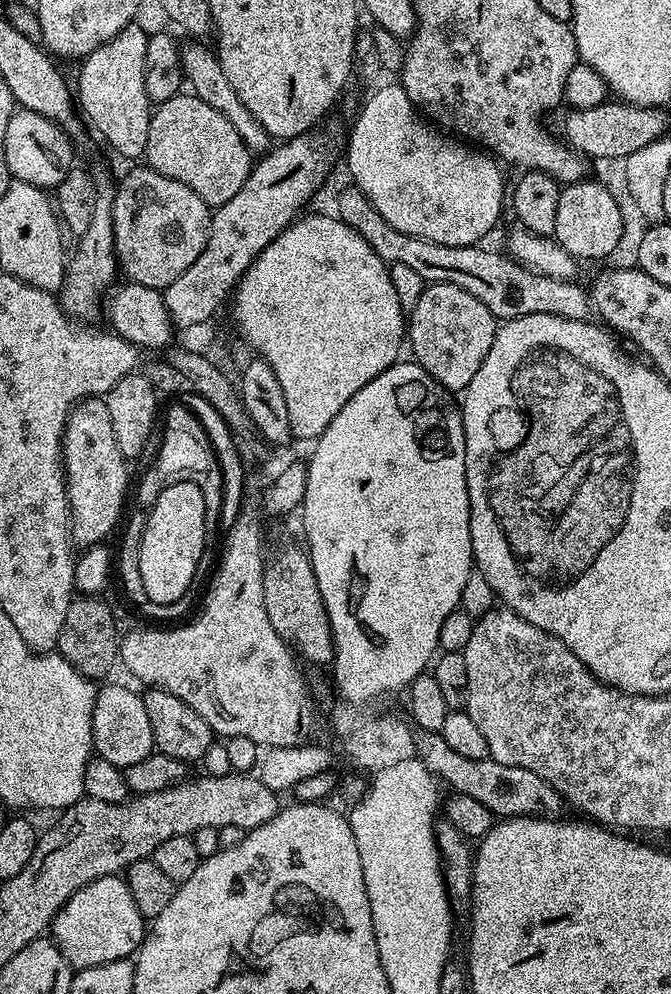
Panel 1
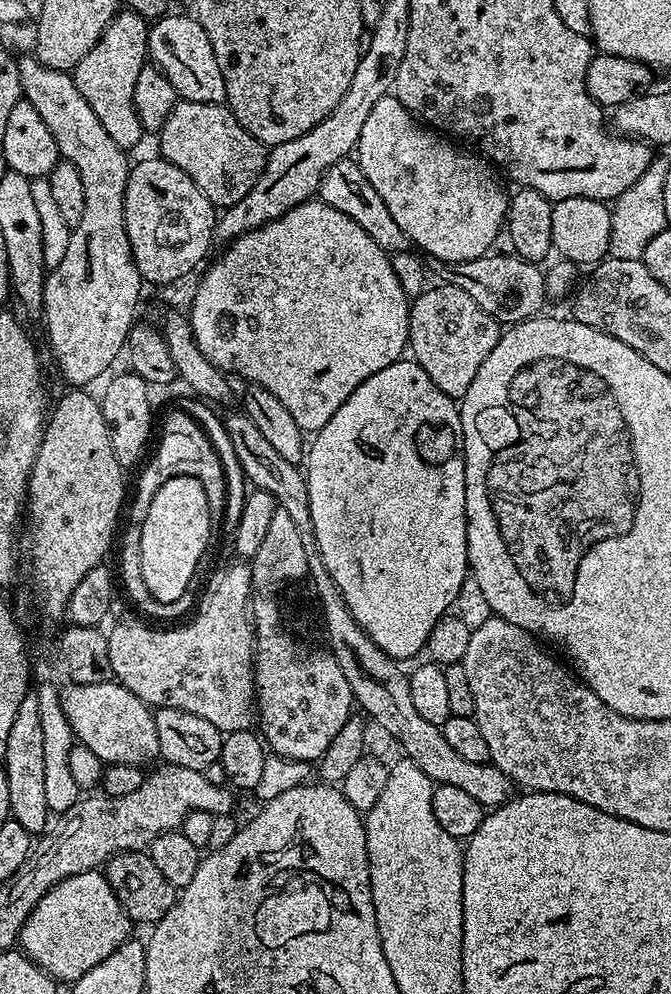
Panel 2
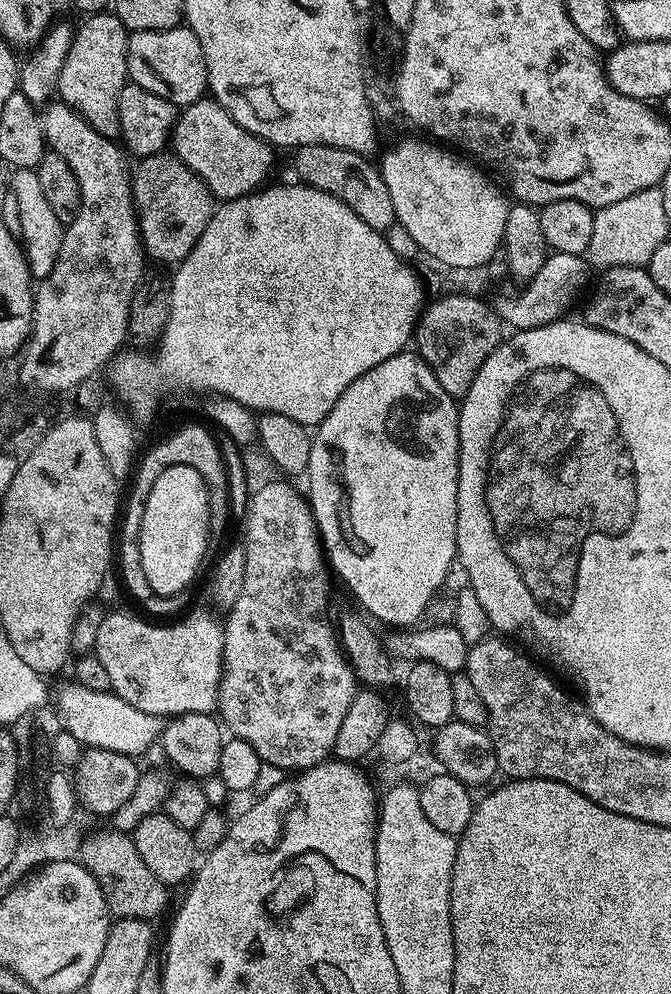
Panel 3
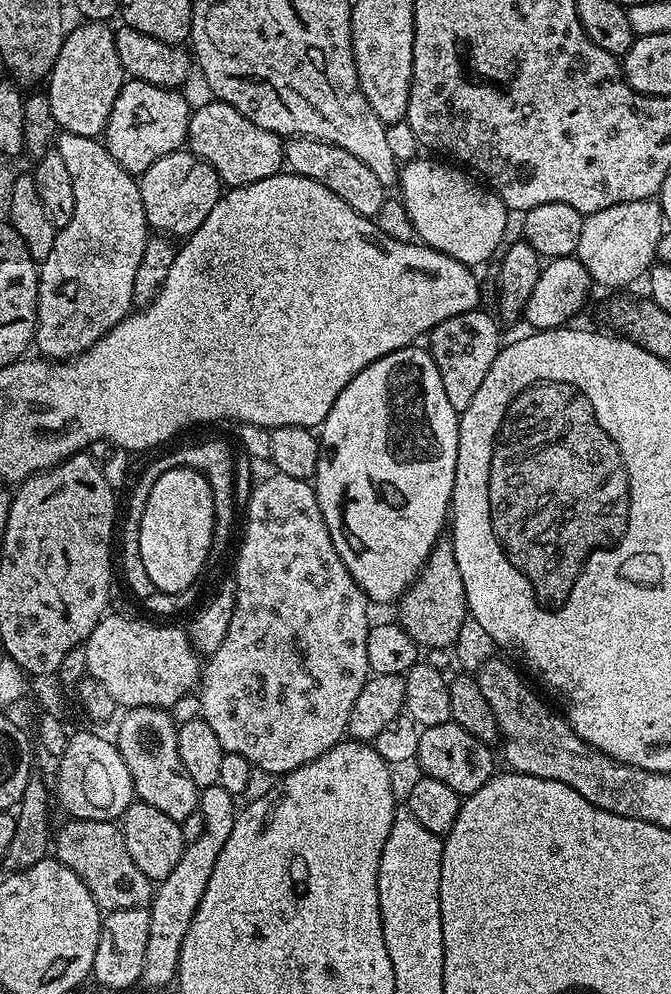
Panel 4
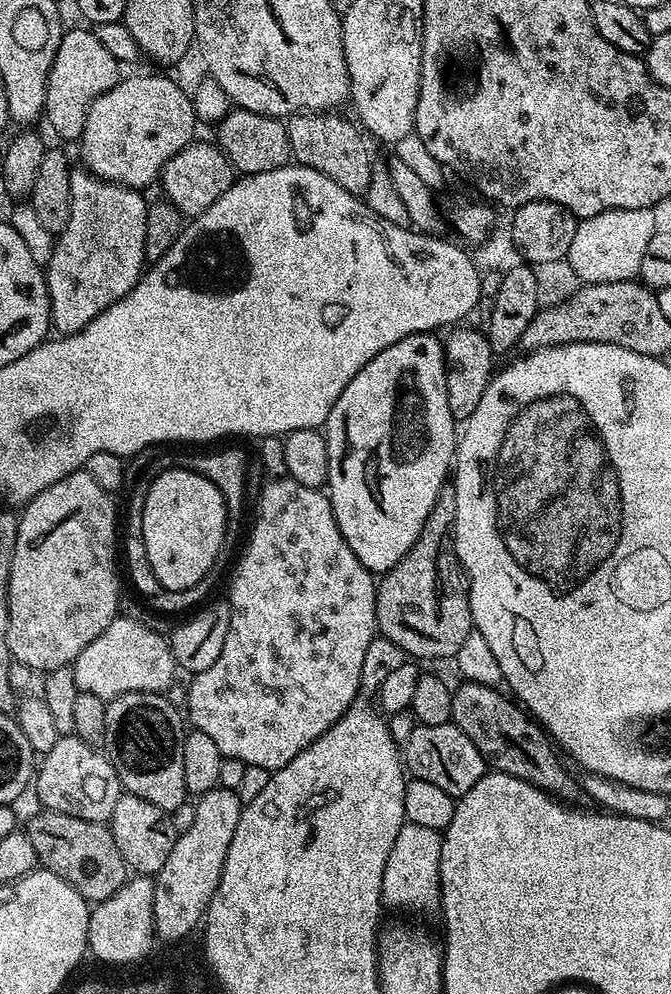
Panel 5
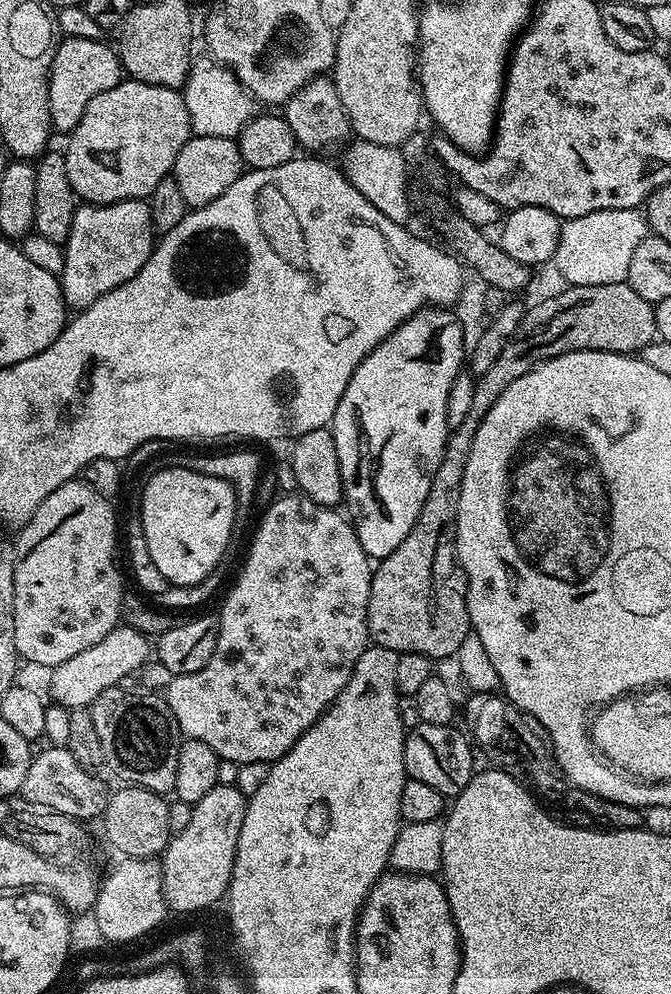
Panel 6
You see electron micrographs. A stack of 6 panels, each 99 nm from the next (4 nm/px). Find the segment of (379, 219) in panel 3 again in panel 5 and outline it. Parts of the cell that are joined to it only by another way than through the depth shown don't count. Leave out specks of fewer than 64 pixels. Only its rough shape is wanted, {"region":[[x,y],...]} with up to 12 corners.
{"region":[[336,110],[287,117],[292,160],[363,197],[369,141]]}

